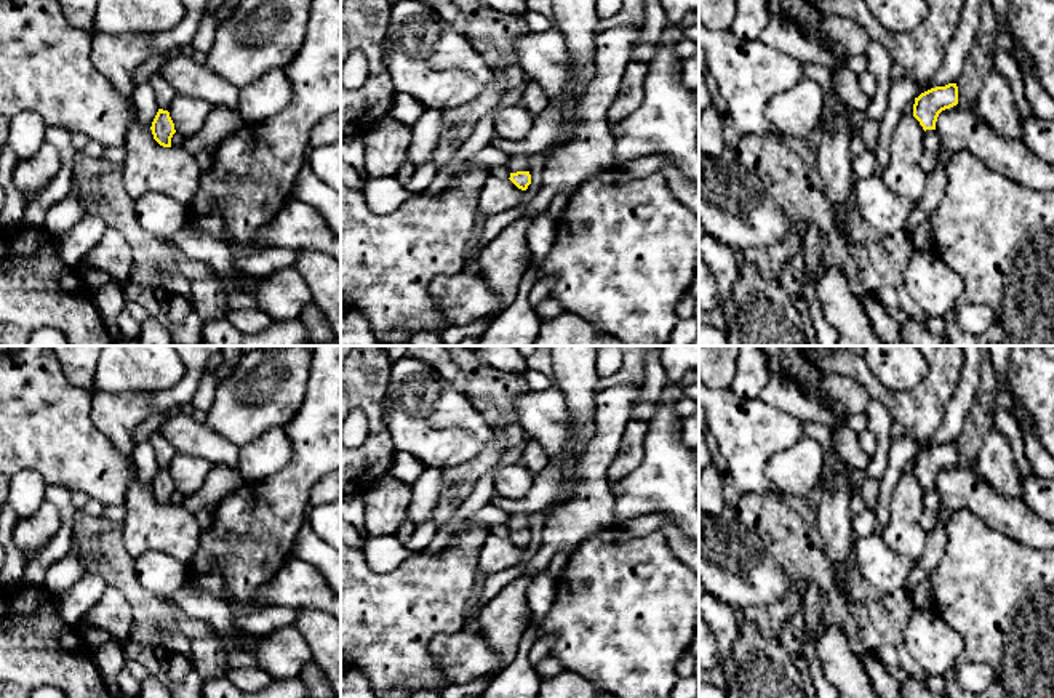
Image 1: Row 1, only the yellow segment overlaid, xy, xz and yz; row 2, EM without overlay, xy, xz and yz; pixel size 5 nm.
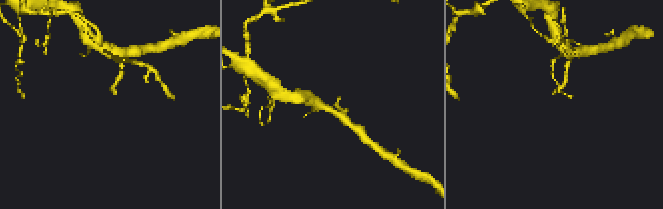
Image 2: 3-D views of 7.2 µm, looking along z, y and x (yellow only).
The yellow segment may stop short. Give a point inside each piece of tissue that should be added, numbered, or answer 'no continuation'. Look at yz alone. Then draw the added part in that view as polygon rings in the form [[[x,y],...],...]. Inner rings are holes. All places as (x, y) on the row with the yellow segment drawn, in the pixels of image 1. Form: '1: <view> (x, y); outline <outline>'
no continuation

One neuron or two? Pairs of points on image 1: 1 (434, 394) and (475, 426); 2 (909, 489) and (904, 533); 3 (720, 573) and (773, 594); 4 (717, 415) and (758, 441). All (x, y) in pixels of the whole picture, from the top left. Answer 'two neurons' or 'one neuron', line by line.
1: one neuron
2: one neuron
3: one neuron
4: one neuron

